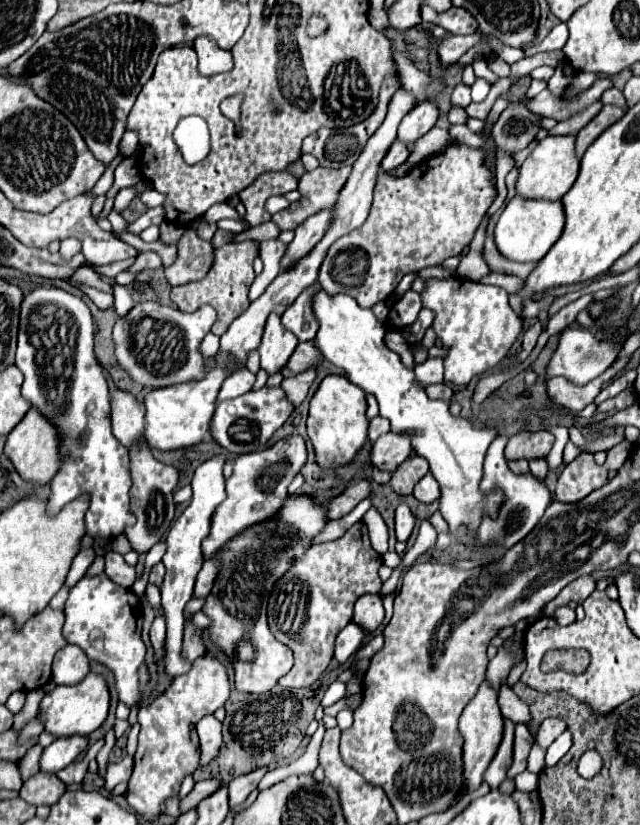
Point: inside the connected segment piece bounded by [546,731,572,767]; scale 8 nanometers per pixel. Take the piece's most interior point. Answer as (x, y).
(562, 744)

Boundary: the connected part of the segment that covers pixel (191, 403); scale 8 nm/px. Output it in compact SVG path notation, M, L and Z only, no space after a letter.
M212 367L210 375L202 383L182 383L178 387L152 389L146 399L146 441L158 451L176 451L182 447L198 445L210 429L210 419L214 415L214 401L218 389L226 379L226 367Z

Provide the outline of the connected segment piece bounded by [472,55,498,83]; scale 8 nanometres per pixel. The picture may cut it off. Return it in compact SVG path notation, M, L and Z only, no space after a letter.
M476 55L476 57L474 57L474 61L472 61L472 67L474 67L474 73L476 73L476 77L484 77L484 79L488 79L490 83L494 83L494 81L498 79L498 75L494 75L494 73L488 69L488 65L486 65L486 59L484 59L482 55Z

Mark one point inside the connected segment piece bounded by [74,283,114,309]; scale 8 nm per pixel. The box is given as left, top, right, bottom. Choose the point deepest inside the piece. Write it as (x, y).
(103, 300)

